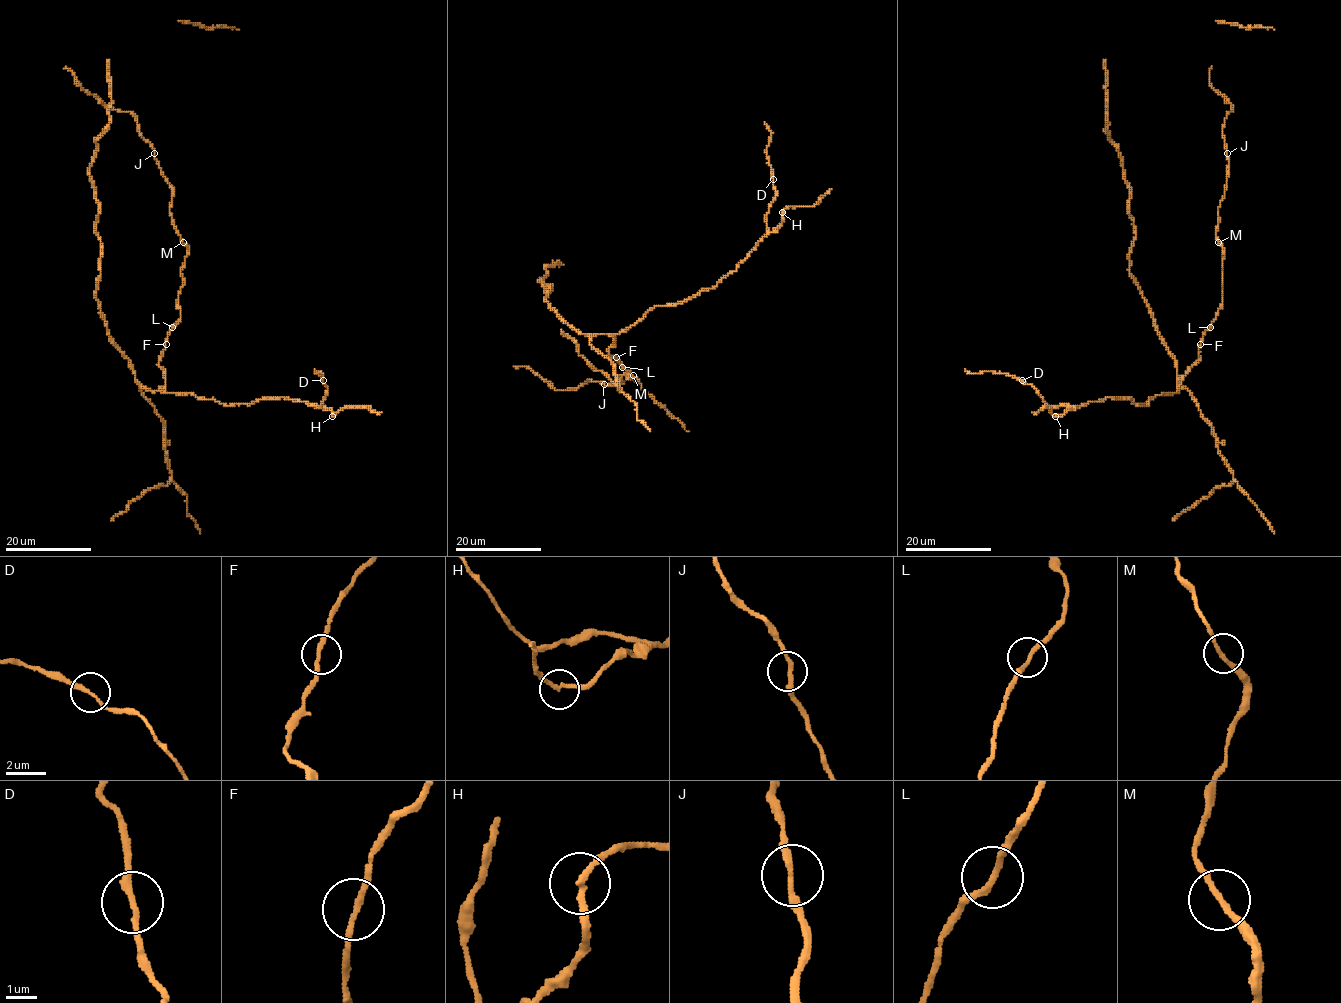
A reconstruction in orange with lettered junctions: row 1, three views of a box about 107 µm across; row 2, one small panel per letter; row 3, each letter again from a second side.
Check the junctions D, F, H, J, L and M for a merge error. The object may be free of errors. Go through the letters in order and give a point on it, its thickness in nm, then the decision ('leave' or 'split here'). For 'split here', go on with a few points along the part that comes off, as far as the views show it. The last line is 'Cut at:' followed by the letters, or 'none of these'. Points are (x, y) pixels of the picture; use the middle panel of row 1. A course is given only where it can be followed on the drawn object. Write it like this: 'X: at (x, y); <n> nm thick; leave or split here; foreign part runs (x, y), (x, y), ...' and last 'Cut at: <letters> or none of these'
D: at (773, 179); 220 nm thick; leave
F: at (616, 357); 200 nm thick; leave
H: at (782, 212); 200 nm thick; leave
J: at (604, 384); 220 nm thick; leave
L: at (622, 367); 200 nm thick; leave
M: at (633, 375); 200 nm thick; leave
Cut at: none of these

